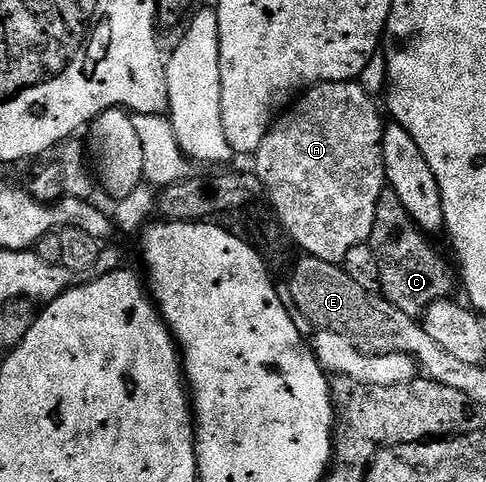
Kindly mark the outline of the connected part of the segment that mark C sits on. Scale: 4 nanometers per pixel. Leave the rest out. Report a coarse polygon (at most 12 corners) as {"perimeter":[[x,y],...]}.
{"perimeter":[[394,190],[374,211],[380,293],[419,318],[458,273]]}

